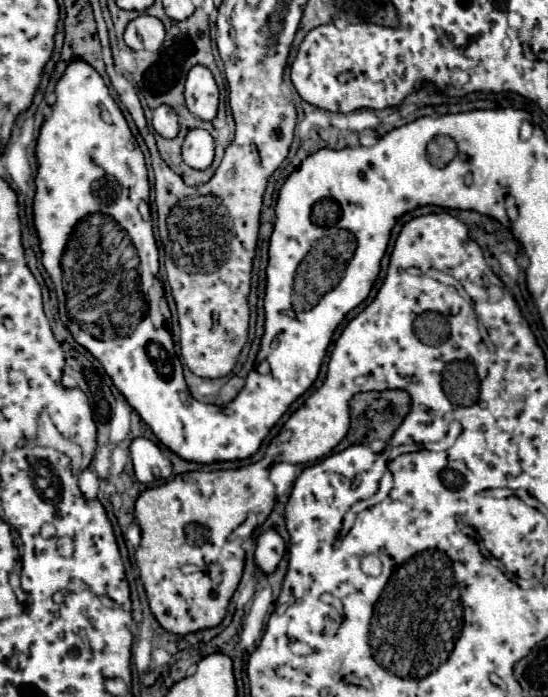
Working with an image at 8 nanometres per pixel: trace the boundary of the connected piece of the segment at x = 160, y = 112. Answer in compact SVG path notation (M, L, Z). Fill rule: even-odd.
M159 106L153 112L153 128L163 136L163 138L175 138L179 132L179 122L177 114L169 106Z

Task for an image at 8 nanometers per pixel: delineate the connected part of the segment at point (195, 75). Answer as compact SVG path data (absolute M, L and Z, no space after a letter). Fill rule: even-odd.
M193 66L185 82L185 102L191 114L201 120L213 120L219 108L219 88L205 66Z

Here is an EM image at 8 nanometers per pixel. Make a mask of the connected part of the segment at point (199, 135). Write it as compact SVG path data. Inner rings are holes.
M189 130L183 142L183 160L195 170L205 170L213 162L213 138L207 130Z

